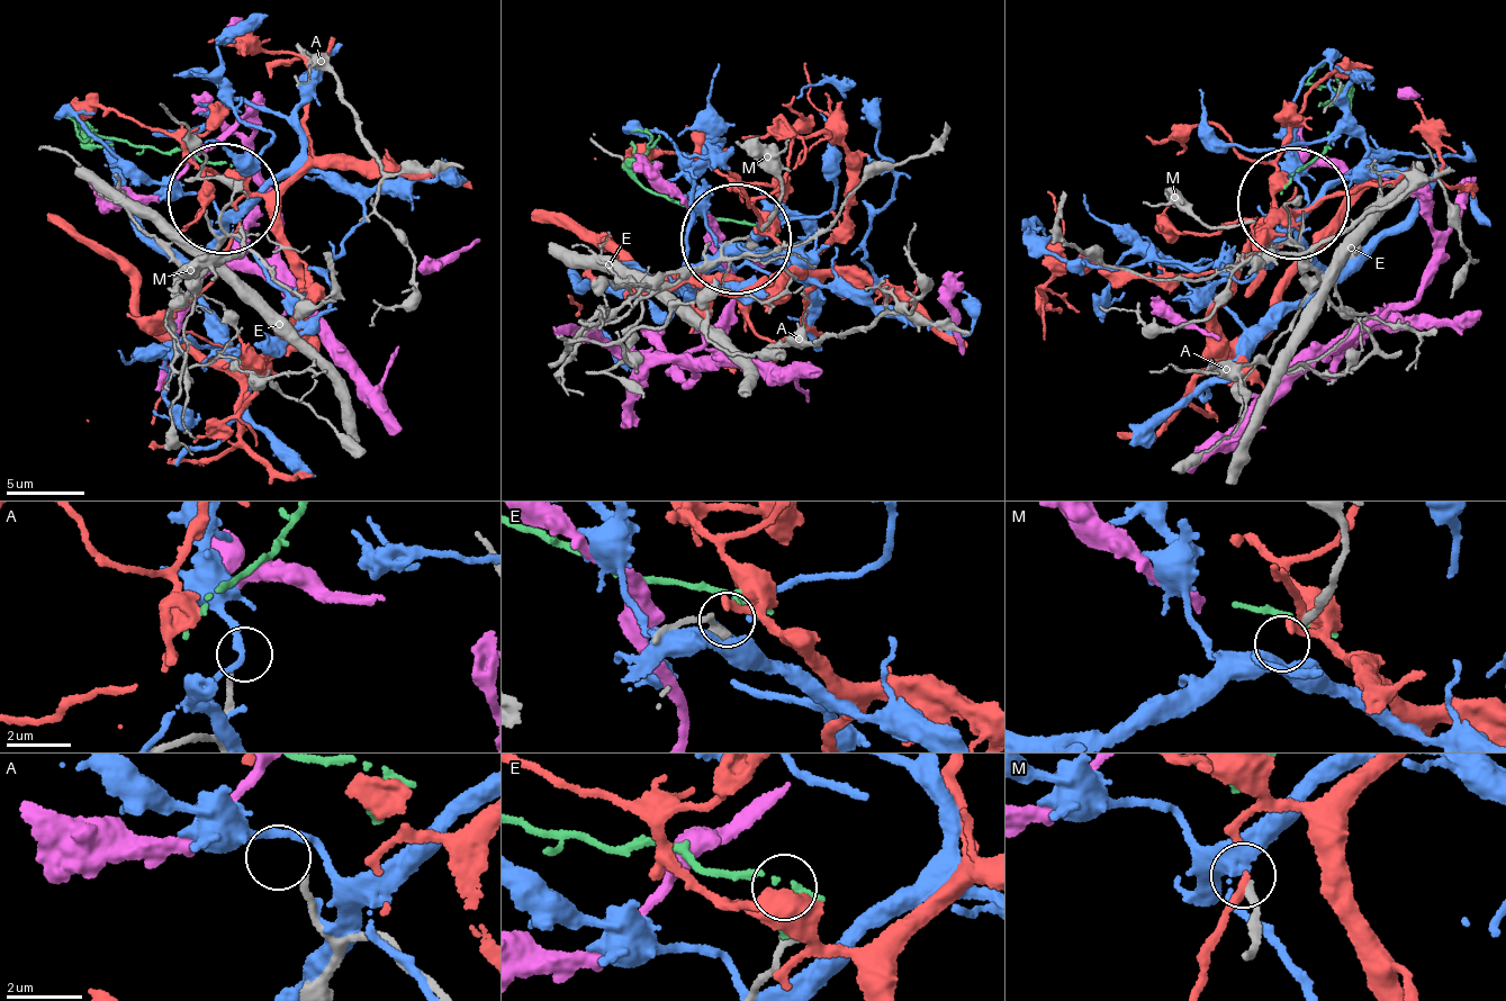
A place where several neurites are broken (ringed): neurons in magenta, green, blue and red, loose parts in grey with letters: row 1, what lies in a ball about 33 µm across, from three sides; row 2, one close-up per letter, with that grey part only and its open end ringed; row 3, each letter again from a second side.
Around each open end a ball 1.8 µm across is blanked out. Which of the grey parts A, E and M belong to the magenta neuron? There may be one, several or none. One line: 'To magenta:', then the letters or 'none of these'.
To magenta: none of these

